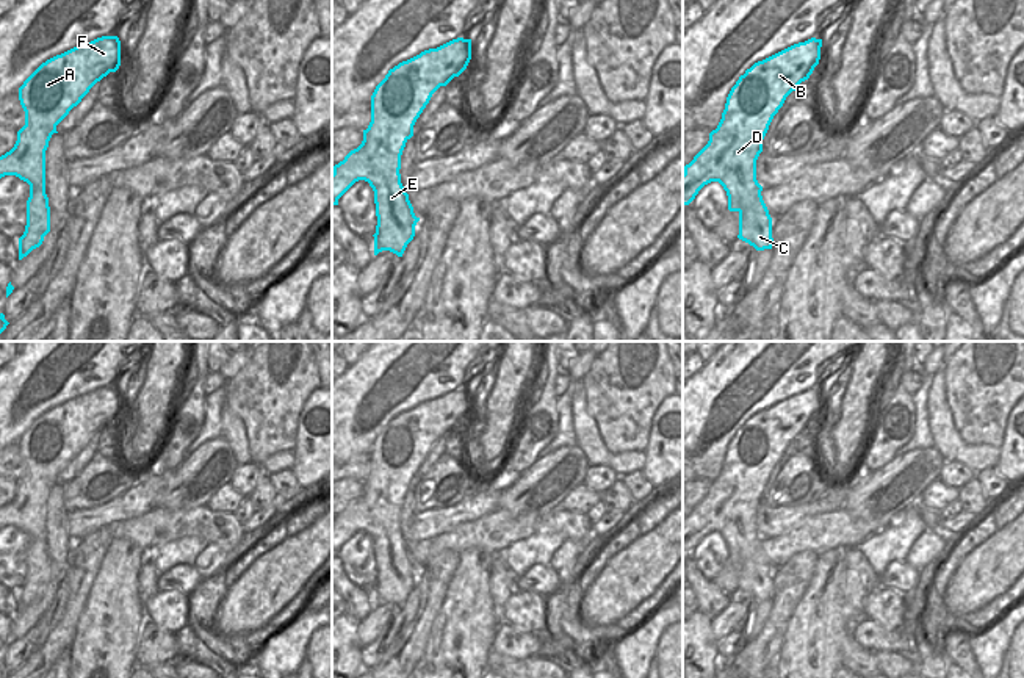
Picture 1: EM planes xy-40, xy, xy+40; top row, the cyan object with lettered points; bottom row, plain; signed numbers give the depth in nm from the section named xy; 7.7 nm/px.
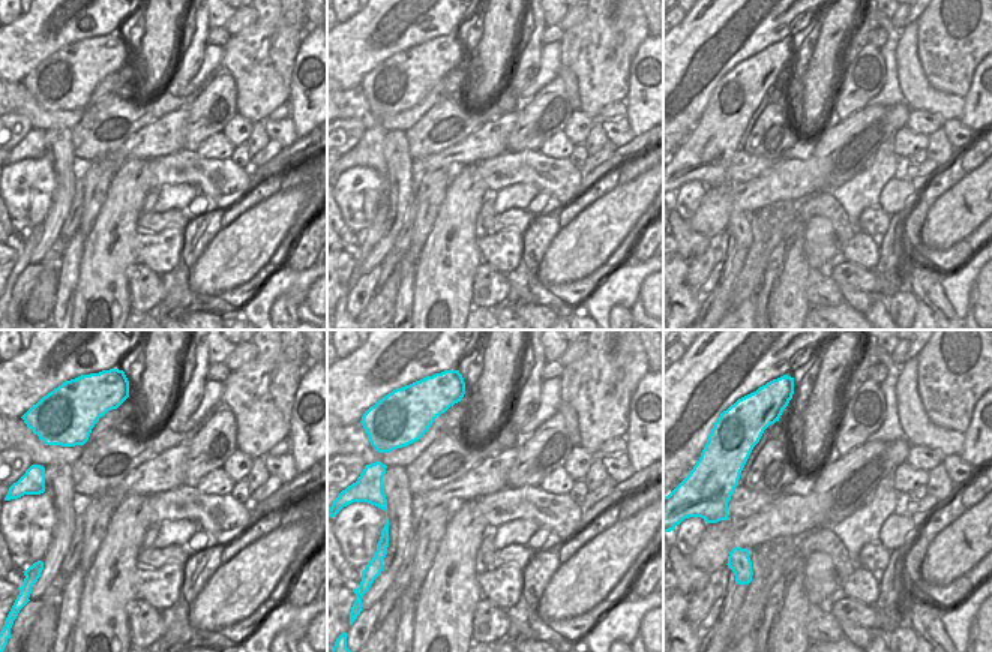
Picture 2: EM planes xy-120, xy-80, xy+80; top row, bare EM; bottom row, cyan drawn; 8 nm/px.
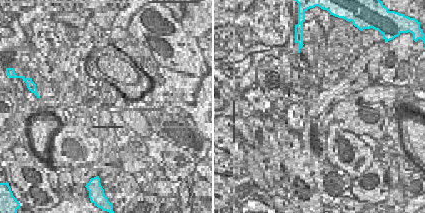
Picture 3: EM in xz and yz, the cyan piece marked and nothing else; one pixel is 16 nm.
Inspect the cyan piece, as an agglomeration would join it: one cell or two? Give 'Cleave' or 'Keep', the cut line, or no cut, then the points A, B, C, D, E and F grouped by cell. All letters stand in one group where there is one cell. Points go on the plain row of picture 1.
Keep. No split. Groups: A B C D E F

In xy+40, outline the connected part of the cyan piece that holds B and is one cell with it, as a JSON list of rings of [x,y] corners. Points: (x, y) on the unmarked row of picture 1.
[[[811,388],[794,395],[763,412],[755,413],[731,438],[722,470],[709,484],[708,495],[684,517],[683,556],[689,556],[698,542],[719,532],[728,546],[728,561],[739,564],[737,589],[756,601],[772,600],[772,568],[763,551],[763,537],[756,531],[756,510],[763,503],[763,490],[786,448],[809,429],[820,410],[822,390]]]

